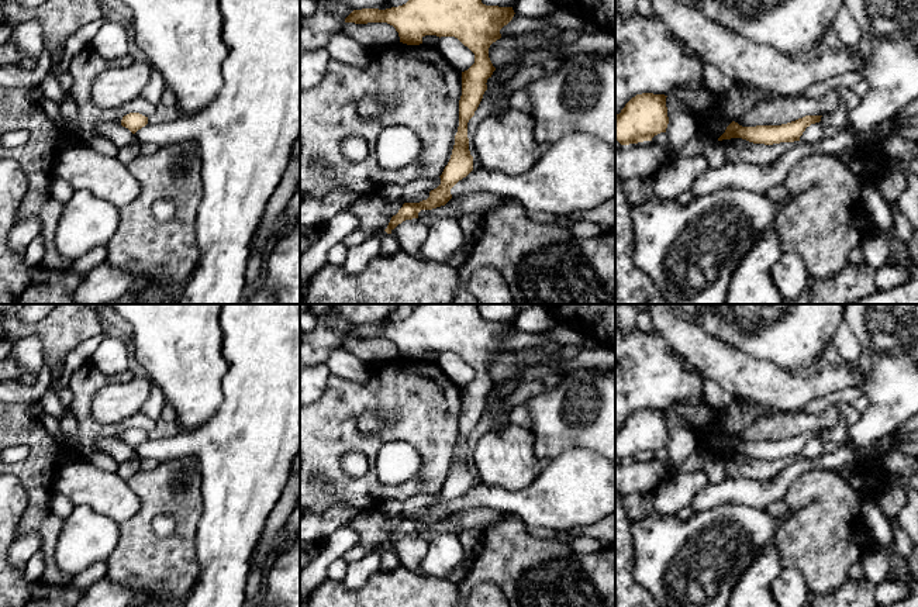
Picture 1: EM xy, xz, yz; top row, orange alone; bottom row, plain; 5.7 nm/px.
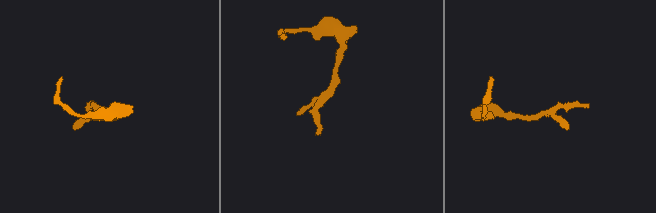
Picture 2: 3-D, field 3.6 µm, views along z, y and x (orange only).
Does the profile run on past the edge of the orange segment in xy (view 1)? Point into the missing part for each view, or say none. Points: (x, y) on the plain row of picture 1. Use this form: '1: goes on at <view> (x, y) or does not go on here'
1: does not go on here

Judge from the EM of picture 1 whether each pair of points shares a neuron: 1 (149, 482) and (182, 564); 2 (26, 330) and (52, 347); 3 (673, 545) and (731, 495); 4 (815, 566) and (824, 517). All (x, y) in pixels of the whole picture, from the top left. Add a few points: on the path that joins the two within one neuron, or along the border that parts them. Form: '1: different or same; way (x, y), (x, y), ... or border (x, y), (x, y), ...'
1: same; way (169, 502), (182, 514), (182, 544)
2: same; way (33, 330), (38, 330), (48, 340)
3: different; border (752, 506), (718, 503), (710, 509), (693, 511)
4: same; way (820, 554), (821, 530)

